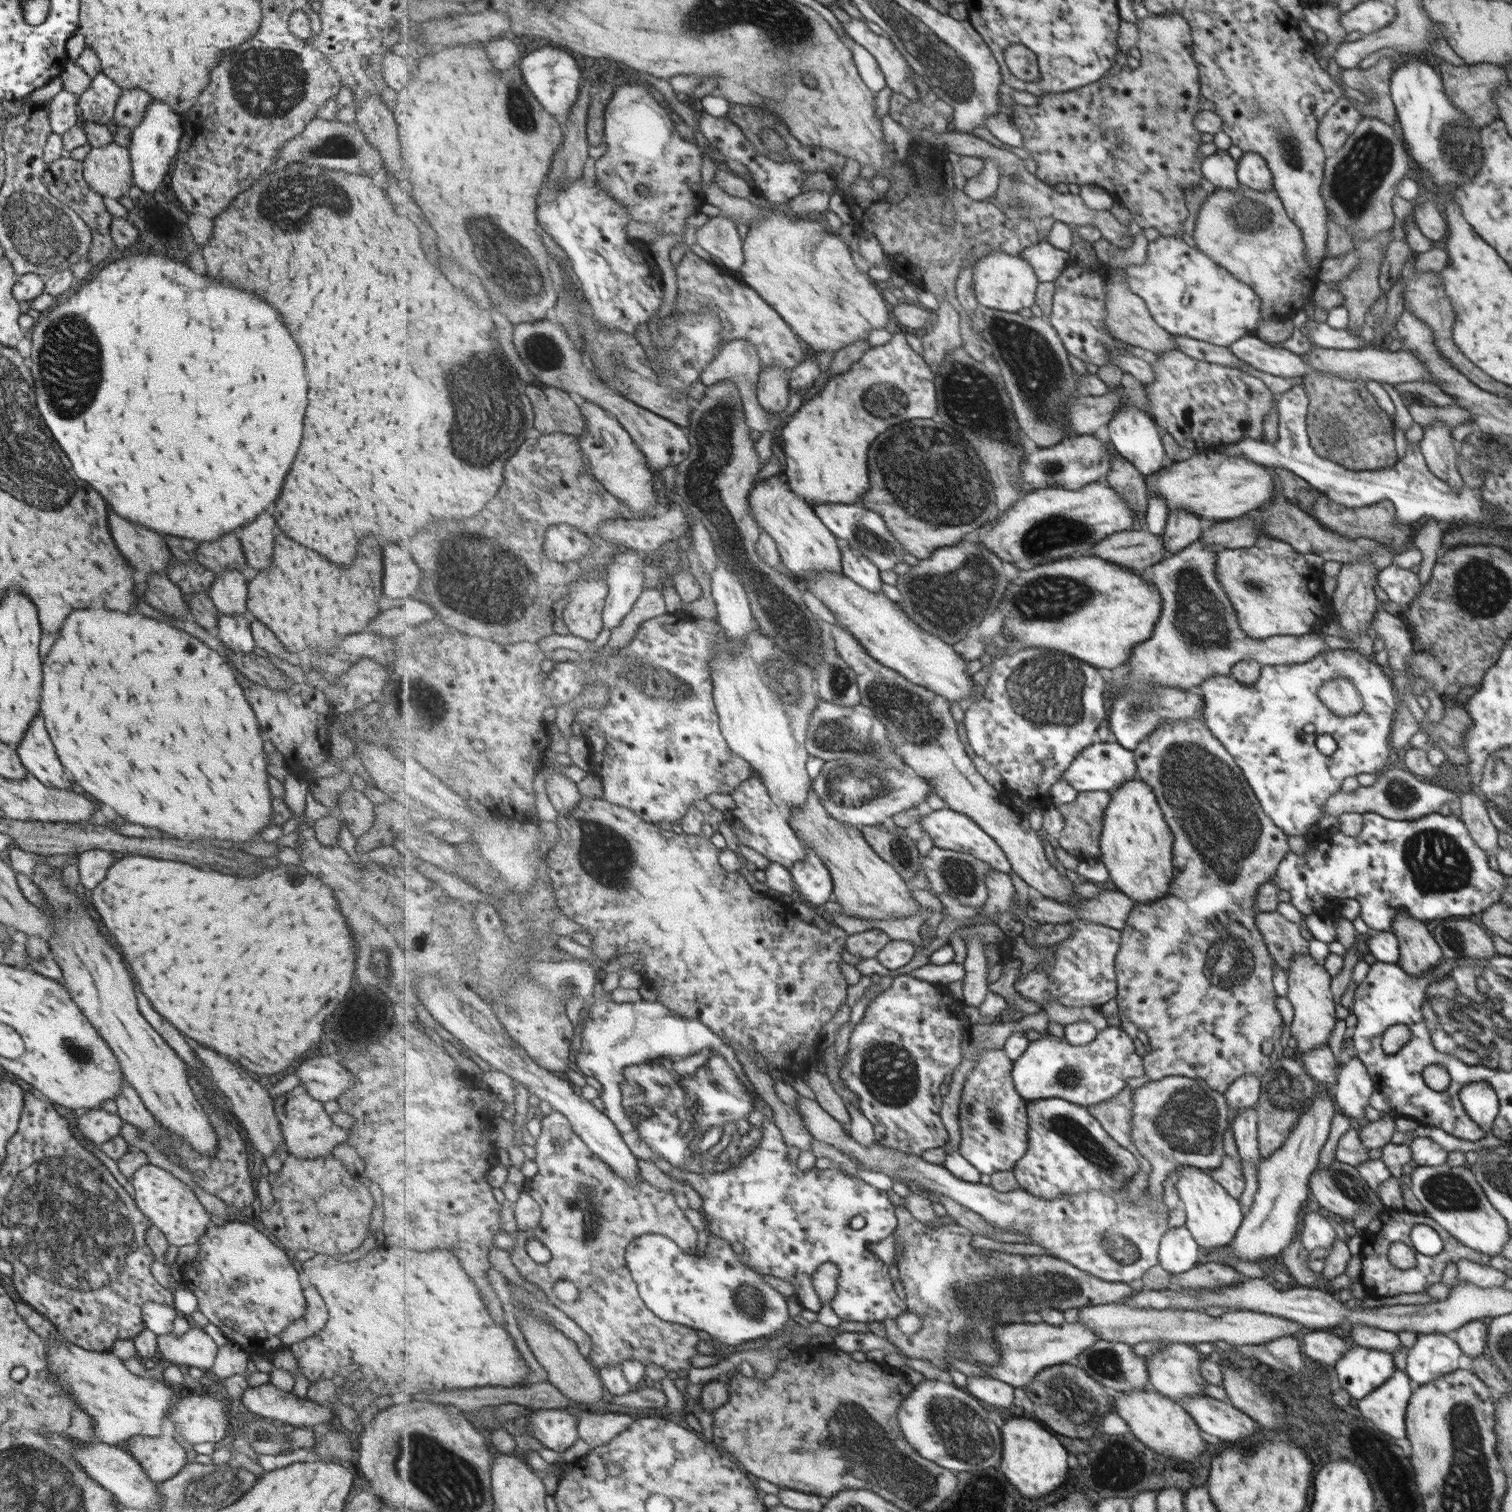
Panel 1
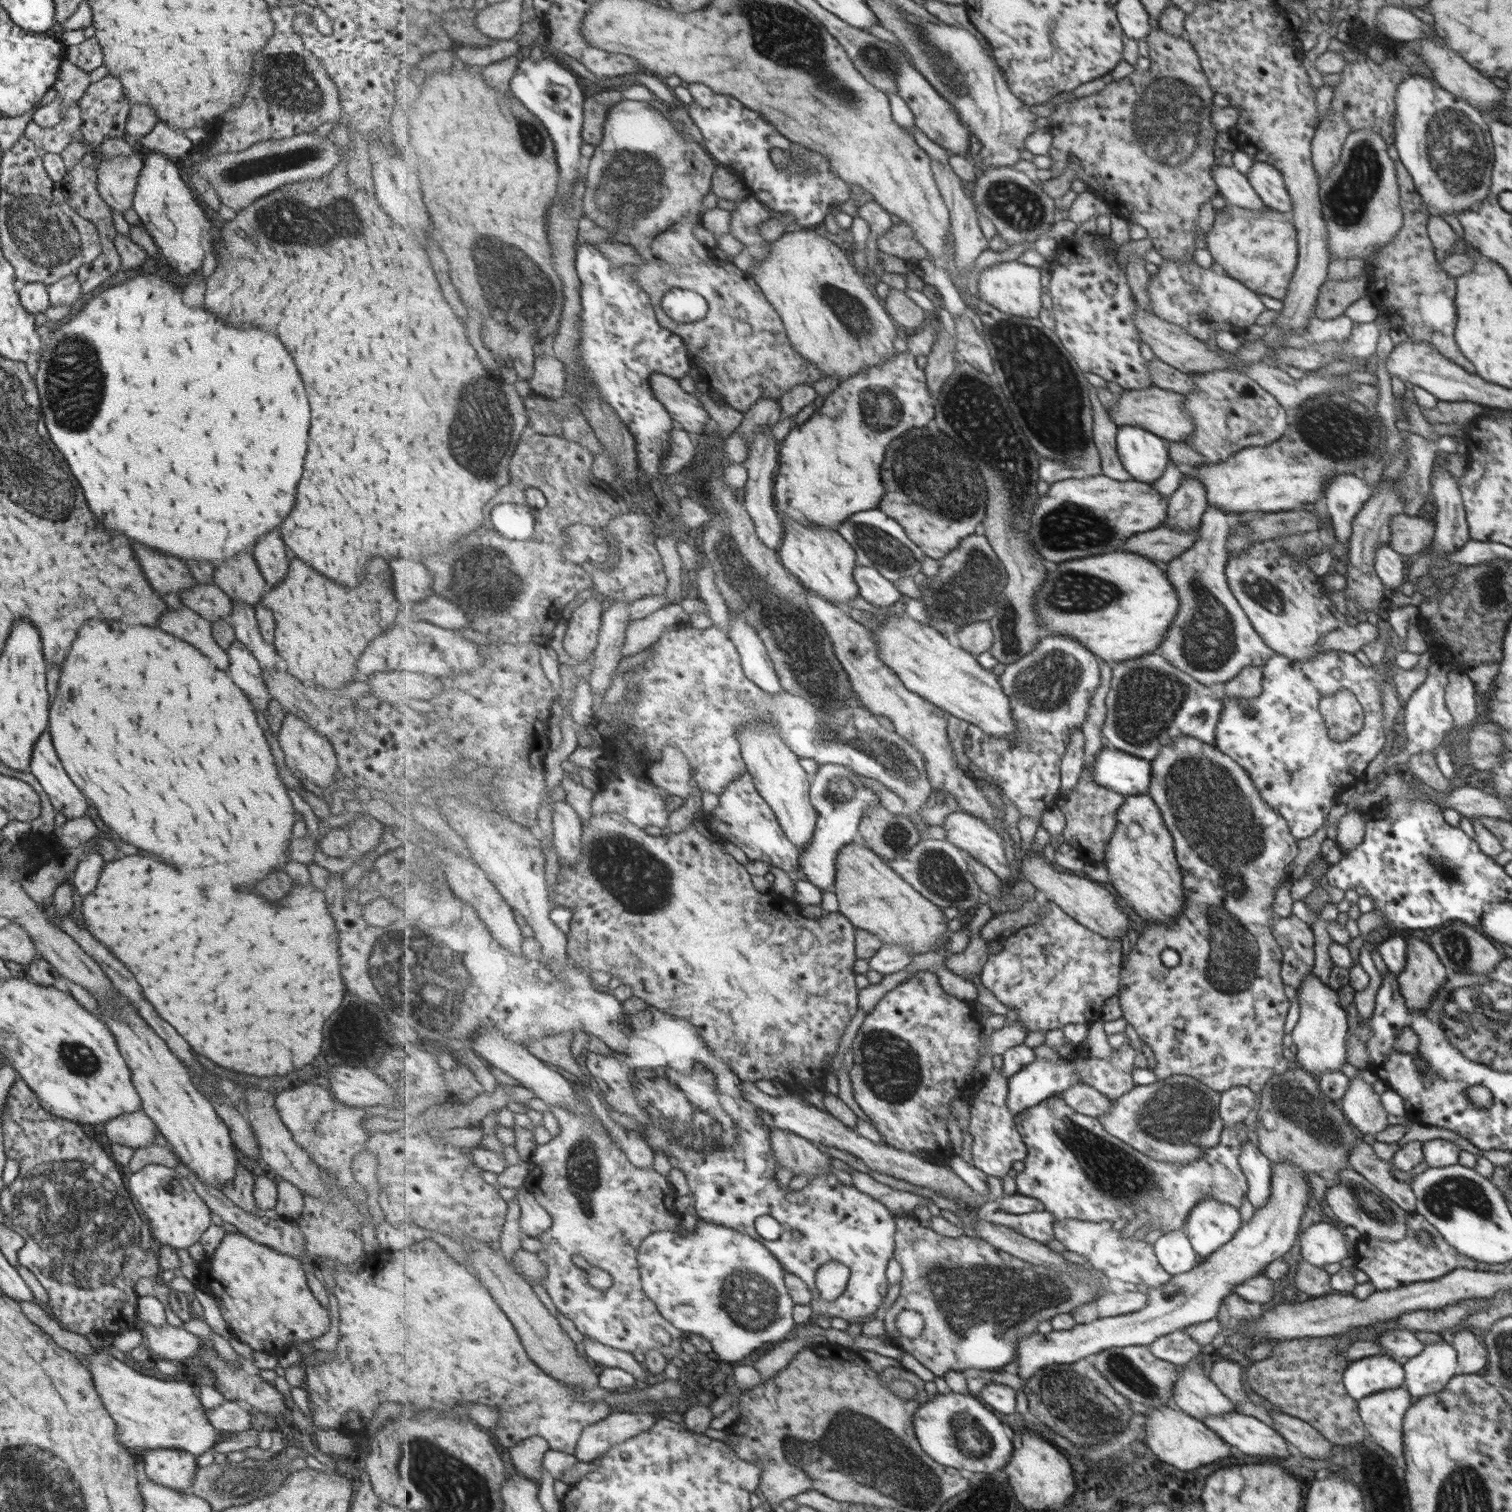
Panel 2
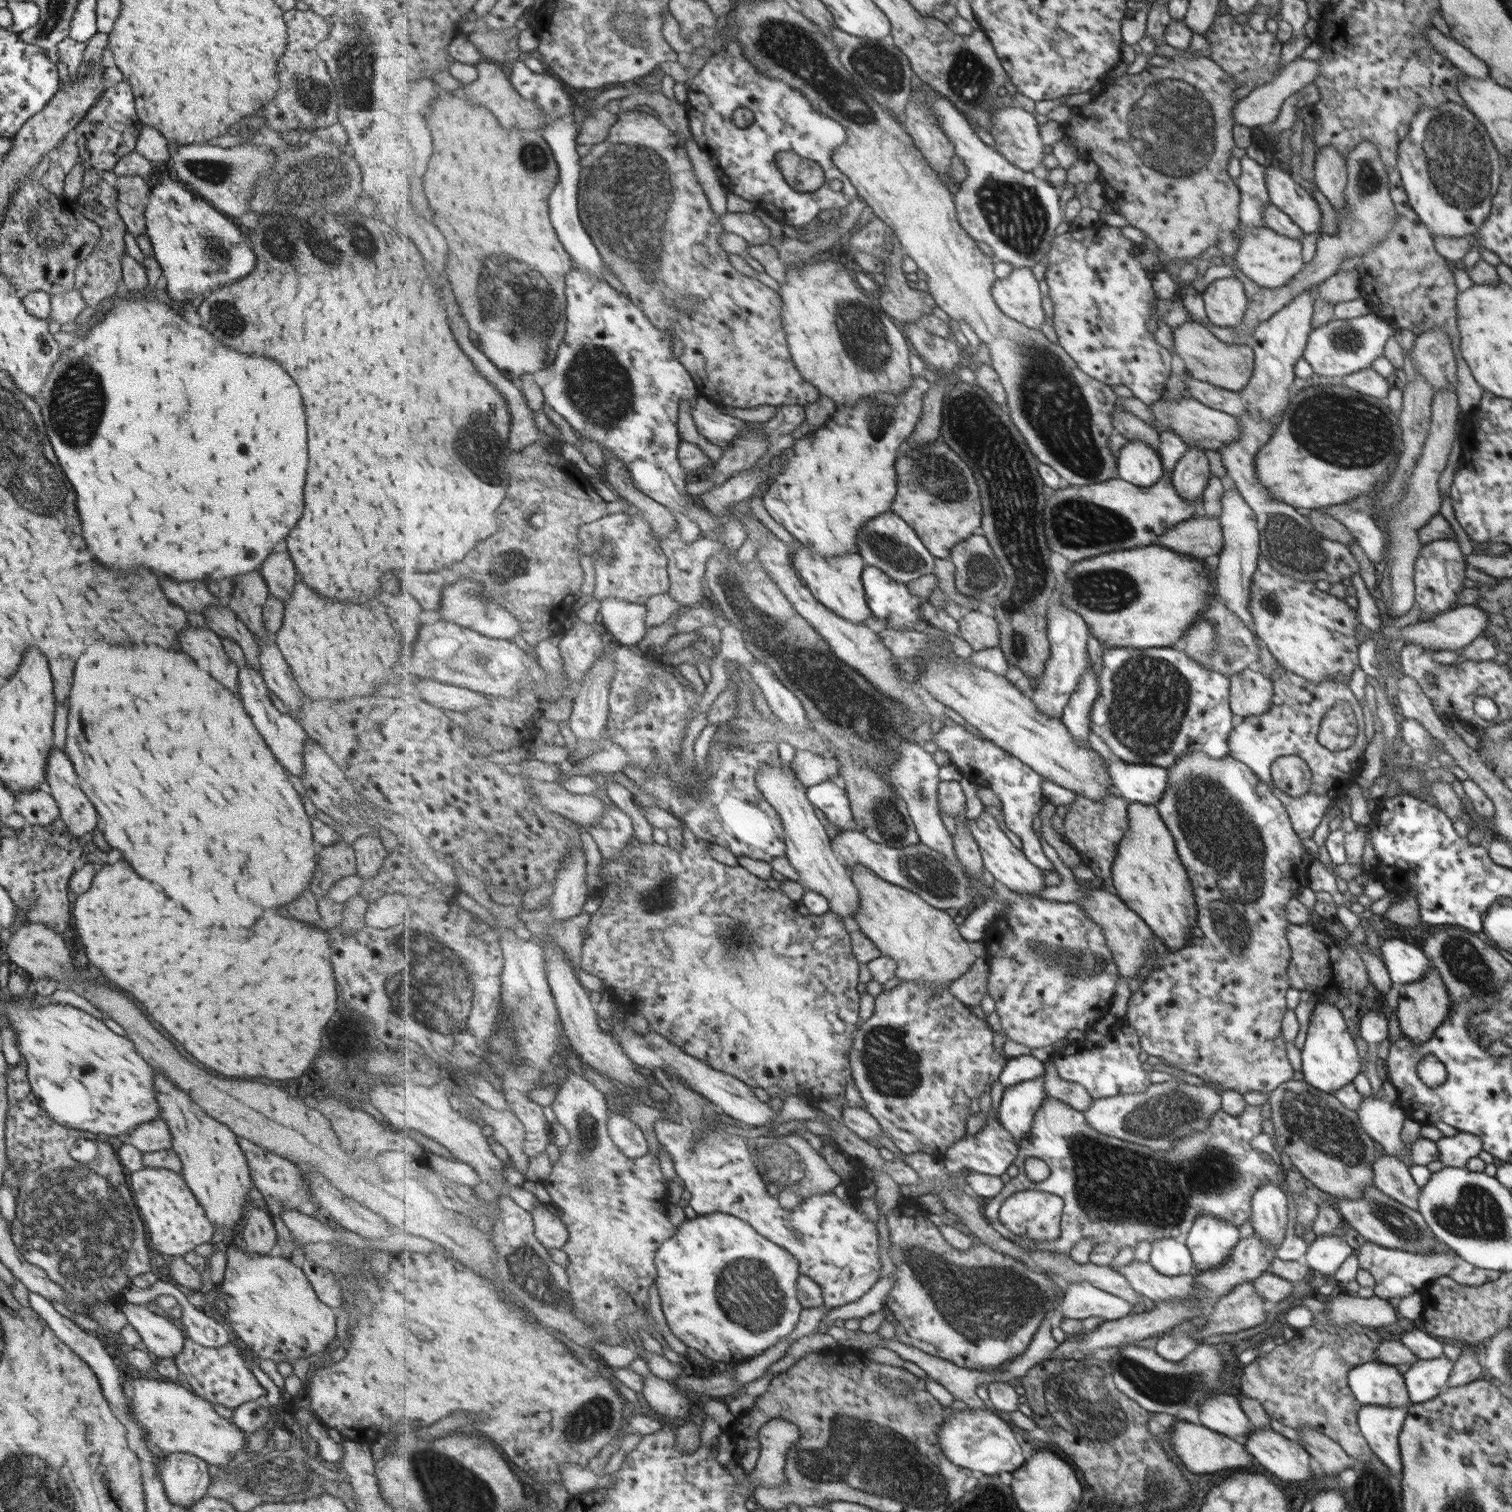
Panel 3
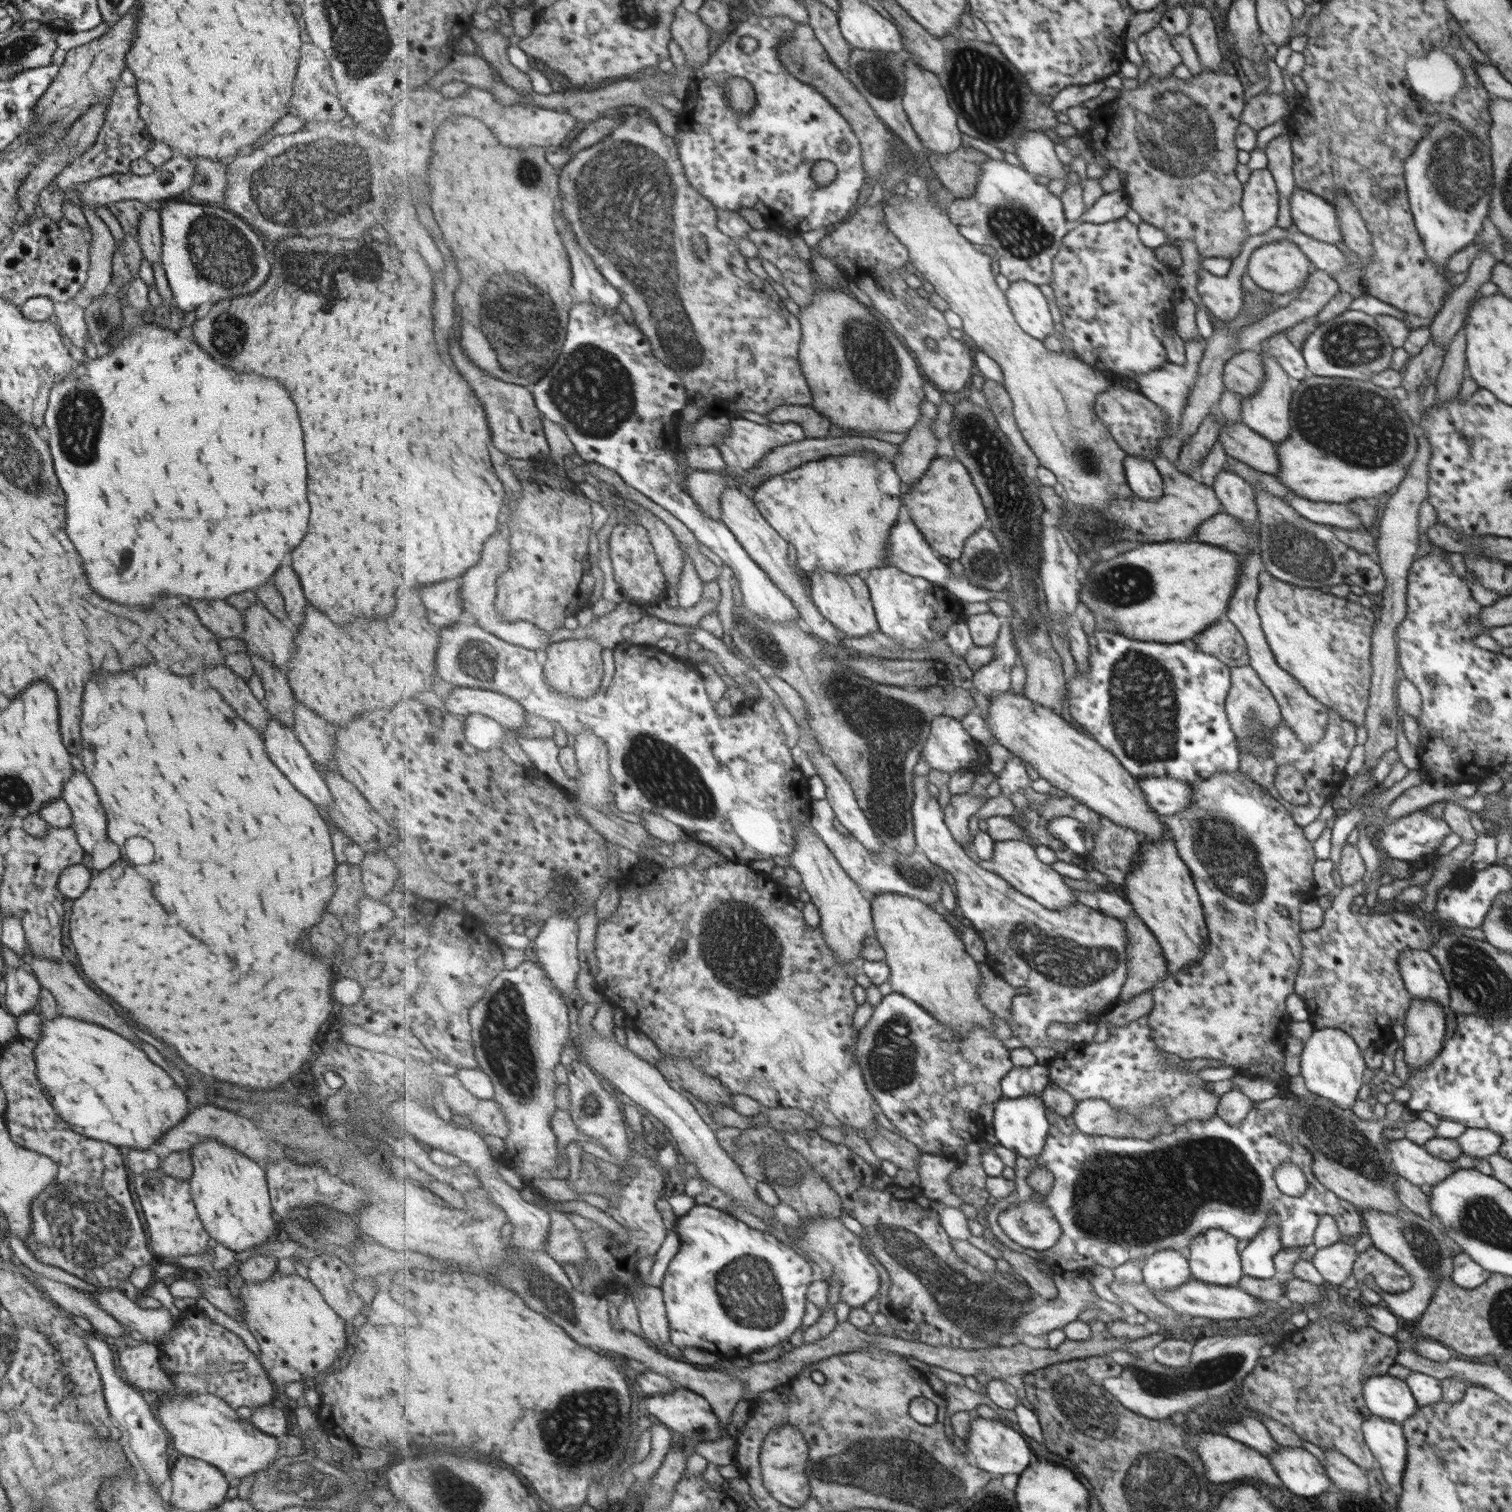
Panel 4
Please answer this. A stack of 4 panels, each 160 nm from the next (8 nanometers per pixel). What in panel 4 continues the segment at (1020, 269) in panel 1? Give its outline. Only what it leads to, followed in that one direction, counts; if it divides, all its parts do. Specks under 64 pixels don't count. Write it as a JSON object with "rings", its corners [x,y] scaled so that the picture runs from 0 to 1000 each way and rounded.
{"rings":[[[674,185],[665,194],[671,211],[681,222],[690,226],[698,220],[695,204],[685,188]]]}

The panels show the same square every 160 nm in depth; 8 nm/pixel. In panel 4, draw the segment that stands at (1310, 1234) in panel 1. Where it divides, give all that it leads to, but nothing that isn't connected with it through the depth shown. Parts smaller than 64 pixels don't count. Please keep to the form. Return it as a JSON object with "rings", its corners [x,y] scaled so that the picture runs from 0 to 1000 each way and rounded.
{"rings":[[[886,820],[884,822],[871,826],[868,831],[866,835],[870,839],[872,843],[882,852],[895,841],[896,835],[896,825]]]}

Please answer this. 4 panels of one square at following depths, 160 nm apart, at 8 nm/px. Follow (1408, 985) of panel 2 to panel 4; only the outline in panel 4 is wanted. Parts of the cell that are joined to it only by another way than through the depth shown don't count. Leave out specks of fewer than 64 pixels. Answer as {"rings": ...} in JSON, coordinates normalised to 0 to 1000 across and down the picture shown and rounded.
{"rings":[[[934,661],[928,675],[928,702],[932,708],[945,705],[953,696],[956,676],[953,665],[945,661]]]}

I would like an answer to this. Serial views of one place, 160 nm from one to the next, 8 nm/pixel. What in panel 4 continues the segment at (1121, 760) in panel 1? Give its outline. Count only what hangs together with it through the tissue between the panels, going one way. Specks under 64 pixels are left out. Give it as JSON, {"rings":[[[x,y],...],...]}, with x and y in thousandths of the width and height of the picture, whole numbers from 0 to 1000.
{"rings":[[[774,513],[755,514],[751,517],[757,530],[769,540],[779,538],[788,527],[788,520],[778,517]]]}

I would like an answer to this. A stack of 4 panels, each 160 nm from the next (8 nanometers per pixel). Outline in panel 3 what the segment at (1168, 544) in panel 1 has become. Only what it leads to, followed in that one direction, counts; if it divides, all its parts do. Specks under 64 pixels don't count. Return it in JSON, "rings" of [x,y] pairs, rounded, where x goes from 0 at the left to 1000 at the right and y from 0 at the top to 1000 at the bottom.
{"rings":[[[792,295],[785,296],[773,315],[778,326],[785,333],[795,328],[801,314],[796,298]]]}

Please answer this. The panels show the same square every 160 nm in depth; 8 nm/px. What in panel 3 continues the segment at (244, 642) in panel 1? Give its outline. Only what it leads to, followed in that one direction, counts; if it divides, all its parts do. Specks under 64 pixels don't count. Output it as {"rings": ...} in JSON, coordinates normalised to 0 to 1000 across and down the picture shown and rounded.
{"rings":[[[163,437],[162,440],[157,442],[157,451],[157,459],[159,460],[161,468],[162,468],[163,474],[166,475],[167,480],[174,487],[175,492],[179,495],[183,504],[192,513],[198,515],[201,510],[200,509],[200,493],[203,488],[202,484],[194,475],[190,474],[190,472],[186,472],[182,469],[177,461],[177,455],[173,447],[168,442],[166,442],[166,440],[163,440]]]}

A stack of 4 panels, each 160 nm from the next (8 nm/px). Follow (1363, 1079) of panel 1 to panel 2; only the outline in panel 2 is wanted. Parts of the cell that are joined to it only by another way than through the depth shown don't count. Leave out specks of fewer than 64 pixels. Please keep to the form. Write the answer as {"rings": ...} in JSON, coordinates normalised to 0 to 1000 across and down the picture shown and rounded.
{"rings":[[[899,710],[892,714],[891,720],[884,731],[900,751],[909,751],[919,745],[912,724],[908,722],[907,718],[900,714]]]}

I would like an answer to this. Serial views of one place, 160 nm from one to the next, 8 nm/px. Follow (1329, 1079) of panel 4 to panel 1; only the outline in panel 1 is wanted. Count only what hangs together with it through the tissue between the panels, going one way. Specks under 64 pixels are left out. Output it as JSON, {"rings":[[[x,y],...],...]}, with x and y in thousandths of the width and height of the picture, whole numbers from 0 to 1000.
{"rings":[[[857,631],[852,636],[851,642],[851,657],[850,661],[853,662],[855,667],[855,675],[853,683],[858,689],[857,694],[860,698],[868,693],[878,692],[878,685],[883,677],[882,672],[882,660],[879,656],[879,644],[875,642],[875,638],[871,638],[870,635],[864,631]]]}

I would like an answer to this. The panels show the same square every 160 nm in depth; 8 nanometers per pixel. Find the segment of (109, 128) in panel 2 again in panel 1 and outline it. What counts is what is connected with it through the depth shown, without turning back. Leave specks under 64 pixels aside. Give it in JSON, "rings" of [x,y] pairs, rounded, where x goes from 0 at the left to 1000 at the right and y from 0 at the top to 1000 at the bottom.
{"rings":[[[67,48],[60,54],[59,58],[51,64],[52,78],[73,85],[75,83],[74,77],[76,67],[81,60]]]}

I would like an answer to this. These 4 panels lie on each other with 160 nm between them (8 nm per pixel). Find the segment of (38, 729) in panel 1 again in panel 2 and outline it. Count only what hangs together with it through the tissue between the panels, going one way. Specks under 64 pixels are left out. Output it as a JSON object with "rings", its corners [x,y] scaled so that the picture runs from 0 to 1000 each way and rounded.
{"rings":[[[31,482],[22,491],[19,508],[28,521],[37,537],[45,542],[52,541],[56,537],[58,530],[48,519],[46,513],[43,512],[40,503],[36,500]]]}

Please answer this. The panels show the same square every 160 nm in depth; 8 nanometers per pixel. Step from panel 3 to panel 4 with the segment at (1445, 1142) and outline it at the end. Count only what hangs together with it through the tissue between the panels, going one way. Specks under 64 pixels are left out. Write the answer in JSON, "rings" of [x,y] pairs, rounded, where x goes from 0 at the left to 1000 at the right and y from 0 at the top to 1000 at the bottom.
{"rings":[[[971,745],[966,751],[962,753],[968,765],[976,765],[977,767],[989,763],[992,755],[993,752],[985,747]]]}

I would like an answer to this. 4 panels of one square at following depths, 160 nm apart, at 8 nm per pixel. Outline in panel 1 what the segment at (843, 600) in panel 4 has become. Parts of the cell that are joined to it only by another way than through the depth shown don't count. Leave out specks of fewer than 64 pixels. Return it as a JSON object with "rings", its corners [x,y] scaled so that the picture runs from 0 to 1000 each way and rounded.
{"rings":[[[518,315],[503,317],[497,324],[495,333],[497,339],[503,351],[510,354],[517,368],[519,376],[526,382],[536,382],[543,378],[558,380],[556,357],[540,340],[539,335],[532,332],[529,327],[524,325],[522,320]]]}

